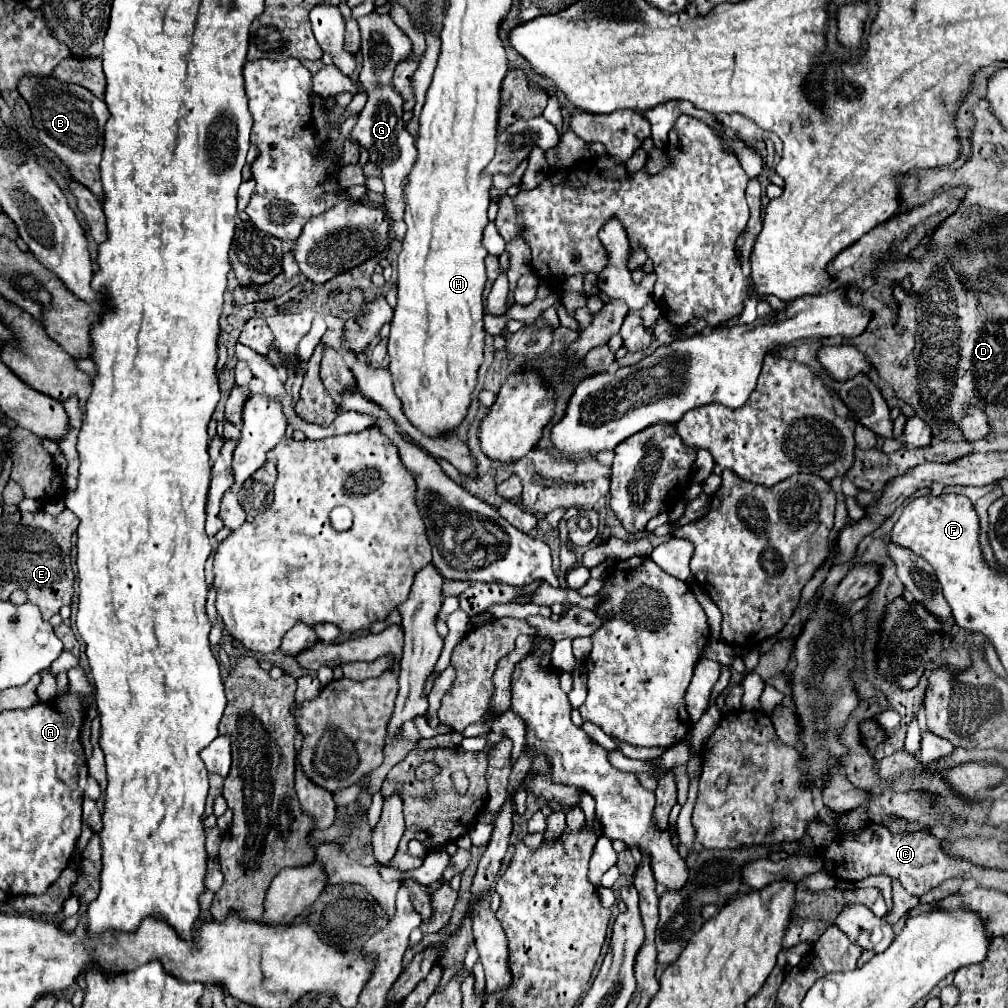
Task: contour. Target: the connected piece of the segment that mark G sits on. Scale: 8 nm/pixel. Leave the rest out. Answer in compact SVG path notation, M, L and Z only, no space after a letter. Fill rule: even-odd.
M367 14L357 20L361 28L361 54L363 54L363 68L359 72L361 90L367 94L367 104L361 110L359 122L351 132L351 138L359 140L371 154L369 162L375 162L383 170L383 184L385 184L385 204L387 212L395 220L393 232L395 238L401 242L405 236L405 222L403 222L403 188L407 188L407 172L411 172L411 164L415 164L415 146L411 134L405 130L403 124L403 96L393 88L393 70L399 62L403 62L413 44L409 36L391 20L389 14L377 16Z

